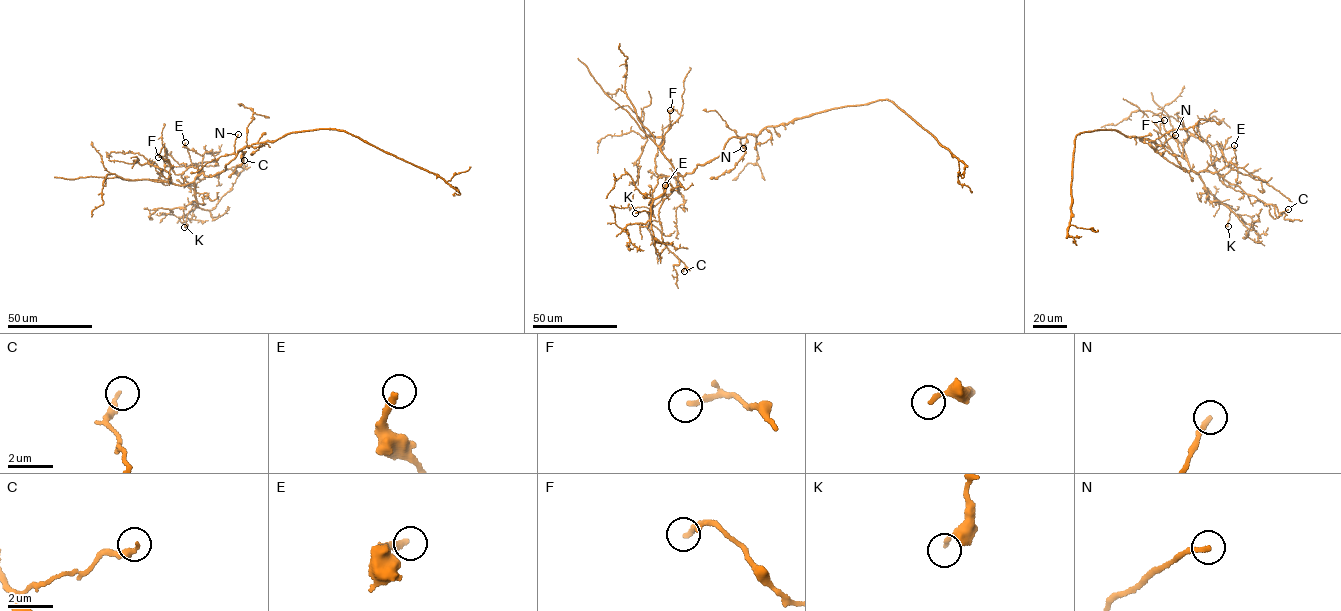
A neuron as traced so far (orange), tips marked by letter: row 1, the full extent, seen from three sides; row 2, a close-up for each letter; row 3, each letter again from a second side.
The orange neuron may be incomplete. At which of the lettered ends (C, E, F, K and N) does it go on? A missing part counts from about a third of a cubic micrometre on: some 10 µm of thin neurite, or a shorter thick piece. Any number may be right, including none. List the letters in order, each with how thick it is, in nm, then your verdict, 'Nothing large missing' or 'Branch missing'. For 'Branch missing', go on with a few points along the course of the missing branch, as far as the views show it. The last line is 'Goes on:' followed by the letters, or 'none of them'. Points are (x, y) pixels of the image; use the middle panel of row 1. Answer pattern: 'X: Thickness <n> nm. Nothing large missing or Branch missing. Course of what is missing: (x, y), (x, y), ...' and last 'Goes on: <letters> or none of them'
C: Thickness 190 nm. Nothing large missing
E: Thickness 280 nm. Nothing large missing
F: Thickness 240 nm. Nothing large missing
K: Thickness 180 nm. Nothing large missing
N: Thickness 220 nm. Branch missing
Goes on: N

